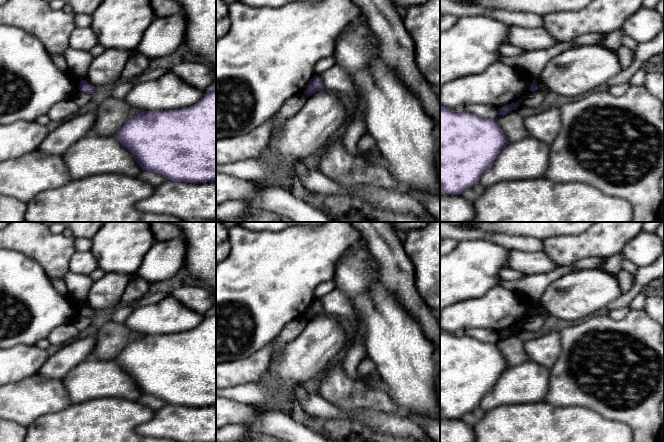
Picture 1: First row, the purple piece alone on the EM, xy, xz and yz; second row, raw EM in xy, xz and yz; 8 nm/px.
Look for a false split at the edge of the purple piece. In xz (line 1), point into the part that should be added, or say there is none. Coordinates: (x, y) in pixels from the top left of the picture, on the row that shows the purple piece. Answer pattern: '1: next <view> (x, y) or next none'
1: next none

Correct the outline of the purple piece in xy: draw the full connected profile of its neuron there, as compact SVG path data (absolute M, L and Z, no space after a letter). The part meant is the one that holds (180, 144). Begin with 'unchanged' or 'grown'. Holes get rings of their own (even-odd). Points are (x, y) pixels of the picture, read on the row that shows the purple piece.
unchanged | M216 90L204 93L194 105L164 111L143 111L129 118L113 135L134 157L142 170L164 176L167 180L206 183L216 181Z

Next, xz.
unchanged | M314 76L311 81L309 82L307 88L304 91L304 94L309 97L311 96L313 93L319 91L320 89L323 88L323 82L321 80L320 77L318 76Z

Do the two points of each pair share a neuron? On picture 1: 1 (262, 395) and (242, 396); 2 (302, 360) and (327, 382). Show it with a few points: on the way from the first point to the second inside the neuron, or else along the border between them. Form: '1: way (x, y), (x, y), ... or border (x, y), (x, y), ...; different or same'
1: way (257, 395), (247, 395); same
2: border (332, 363), (312, 384); different

